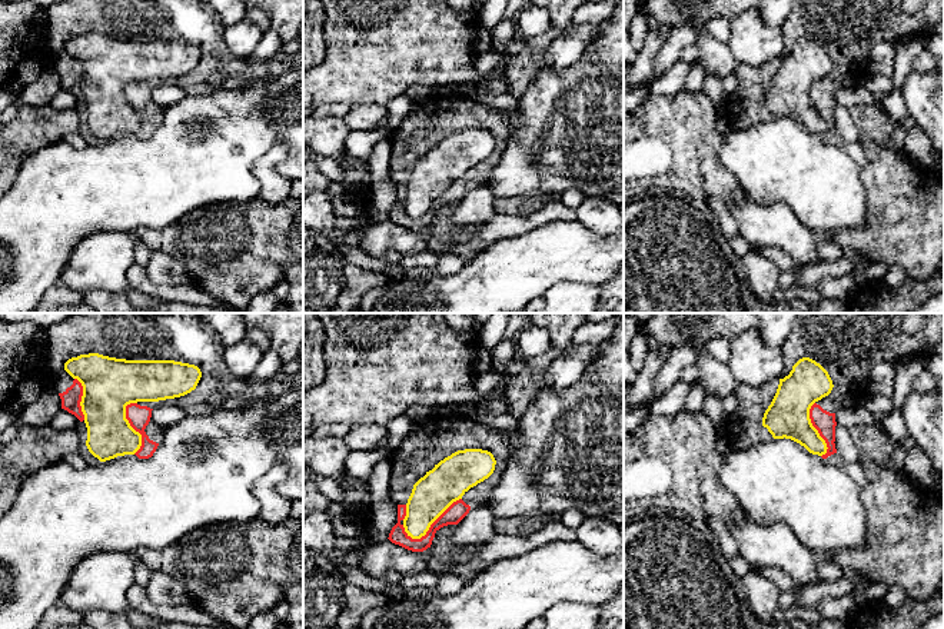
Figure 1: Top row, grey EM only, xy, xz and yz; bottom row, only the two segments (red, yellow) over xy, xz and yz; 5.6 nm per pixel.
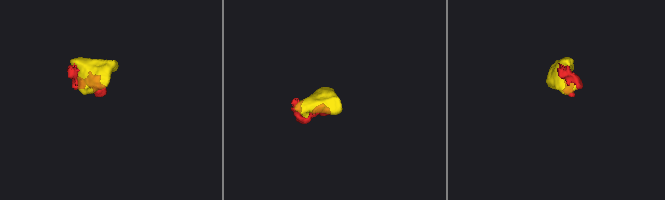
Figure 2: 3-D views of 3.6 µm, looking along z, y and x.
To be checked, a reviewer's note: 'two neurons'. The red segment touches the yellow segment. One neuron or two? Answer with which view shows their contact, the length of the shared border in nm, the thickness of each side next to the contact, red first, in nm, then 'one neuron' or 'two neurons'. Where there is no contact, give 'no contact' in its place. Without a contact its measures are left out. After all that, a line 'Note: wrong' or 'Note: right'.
contact in xz; length 380 nm; calibres 100 and 220 nm; two neurons
Note: right

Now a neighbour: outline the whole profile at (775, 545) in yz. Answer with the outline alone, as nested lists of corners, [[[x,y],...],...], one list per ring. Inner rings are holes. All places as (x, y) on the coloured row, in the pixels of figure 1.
[[[749,516],[741,525],[728,525],[739,555],[751,568],[780,568],[802,590],[820,585],[817,558],[785,523],[755,523]]]

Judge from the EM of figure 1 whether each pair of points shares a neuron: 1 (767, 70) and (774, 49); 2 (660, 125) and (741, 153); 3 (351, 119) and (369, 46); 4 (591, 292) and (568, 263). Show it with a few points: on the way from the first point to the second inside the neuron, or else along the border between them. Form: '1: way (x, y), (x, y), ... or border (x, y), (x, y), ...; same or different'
1: border (778, 59), (770, 59), (757, 66), (738, 63); different
2: border (721, 135), (718, 159), (735, 176); different
3: border (384, 105), (354, 105), (351, 107); different
4: border (598, 283), (559, 282), (551, 288); different

